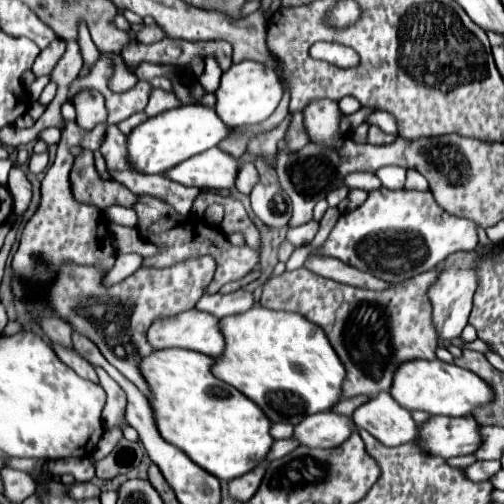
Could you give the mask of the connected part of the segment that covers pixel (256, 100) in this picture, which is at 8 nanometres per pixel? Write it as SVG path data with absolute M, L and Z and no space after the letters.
M241 61L237 65L231 65L223 73L221 85L215 91L215 95L217 95L217 105L215 105L217 115L223 119L223 123L227 123L227 127L235 129L241 125L263 123L279 105L283 97L283 83L271 67L265 67L263 63L257 61Z

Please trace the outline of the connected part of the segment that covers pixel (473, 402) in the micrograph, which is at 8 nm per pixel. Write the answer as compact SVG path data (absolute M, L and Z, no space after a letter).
M413 359L403 363L403 367L395 371L391 395L393 399L397 399L399 405L407 407L409 411L425 411L429 415L449 415L449 417L473 415L473 409L485 407L487 403L491 403L491 399L495 399L495 391L491 389L491 385L479 379L479 375L461 369L457 365L443 363L439 359L433 361Z

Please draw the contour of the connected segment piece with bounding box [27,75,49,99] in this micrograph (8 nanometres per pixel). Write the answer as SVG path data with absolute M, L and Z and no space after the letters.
M45 75L45 77L35 77L35 81L29 85L29 97L31 99L39 99L39 95L41 95L41 91L45 89L45 85L49 83L49 77Z

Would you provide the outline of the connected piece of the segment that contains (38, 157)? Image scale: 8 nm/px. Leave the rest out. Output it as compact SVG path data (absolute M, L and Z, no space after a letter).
M47 151L41 154L34 154L29 159L28 170L36 174L41 173L47 167L48 163L49 155Z

